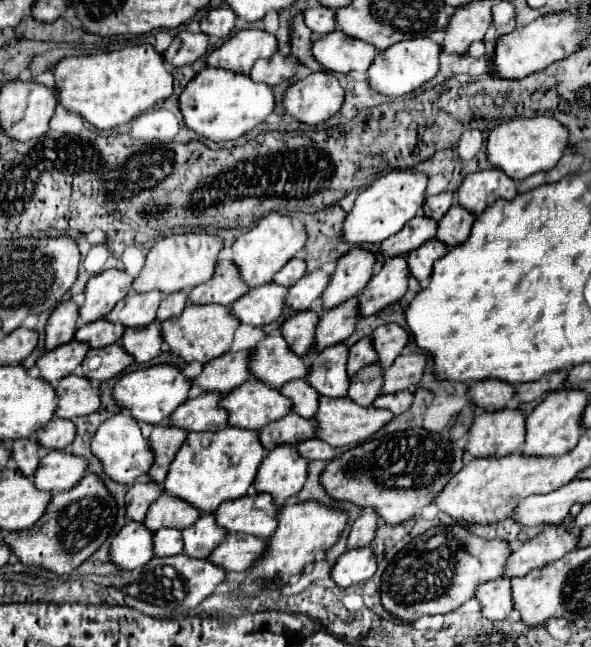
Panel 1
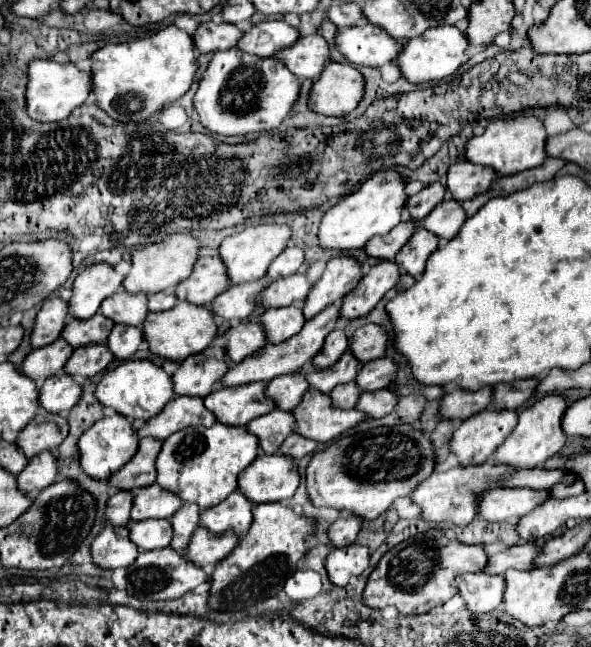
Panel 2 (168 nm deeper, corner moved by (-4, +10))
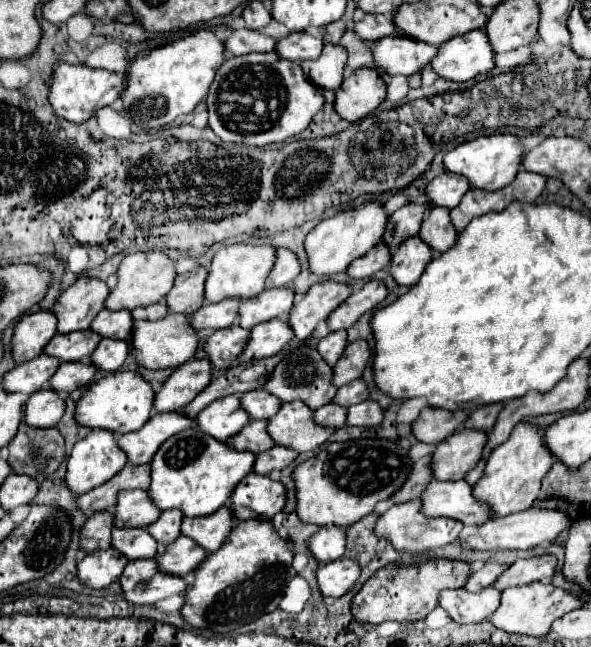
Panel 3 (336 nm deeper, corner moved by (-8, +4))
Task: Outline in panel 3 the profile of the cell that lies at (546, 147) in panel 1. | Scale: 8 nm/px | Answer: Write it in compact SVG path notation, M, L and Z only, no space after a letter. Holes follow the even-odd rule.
M484 135L476 137L472 141L466 141L458 147L454 147L450 153L444 157L444 165L448 171L464 175L472 187L484 189L484 191L496 191L512 183L522 169L522 159L524 159L524 145L518 135Z

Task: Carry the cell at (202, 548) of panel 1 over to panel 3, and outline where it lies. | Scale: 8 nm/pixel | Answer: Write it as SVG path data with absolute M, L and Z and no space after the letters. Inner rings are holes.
M162 511L160 519L148 527L150 535L160 543L160 545L172 545L180 537L180 527L182 527L182 511Z

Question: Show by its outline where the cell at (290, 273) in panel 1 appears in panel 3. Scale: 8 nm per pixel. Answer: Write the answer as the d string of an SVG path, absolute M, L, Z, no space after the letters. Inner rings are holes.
M280 249L276 255L276 265L268 275L266 287L286 287L300 275L300 261L290 249Z

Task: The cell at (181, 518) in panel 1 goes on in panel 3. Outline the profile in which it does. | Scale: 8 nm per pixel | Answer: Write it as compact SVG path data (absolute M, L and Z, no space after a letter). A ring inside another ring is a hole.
M144 489L122 491L116 503L116 527L148 527L160 517L160 509Z

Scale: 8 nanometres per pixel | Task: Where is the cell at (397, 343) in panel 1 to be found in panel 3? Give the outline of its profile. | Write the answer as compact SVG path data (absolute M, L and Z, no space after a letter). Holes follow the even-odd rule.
M364 339L350 343L342 355L342 359L334 365L334 385L342 387L358 377L362 377L366 365L370 363L372 351Z

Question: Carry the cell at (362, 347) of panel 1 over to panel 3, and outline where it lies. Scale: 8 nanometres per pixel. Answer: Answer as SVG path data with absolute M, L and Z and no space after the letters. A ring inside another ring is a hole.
M300 347L298 351L292 351L290 357L284 359L284 363L278 363L278 367L274 369L274 373L270 375L268 383L266 383L266 391L280 397L282 401L304 401L310 409L318 409L326 403L330 403L336 395L336 387L332 383L334 379L334 371L328 363L324 363L324 359L318 355L316 349L312 347Z

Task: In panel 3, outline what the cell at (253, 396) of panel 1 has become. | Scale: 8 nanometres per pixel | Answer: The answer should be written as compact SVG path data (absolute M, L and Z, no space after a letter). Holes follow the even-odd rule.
M230 395L210 403L198 413L196 419L202 431L216 437L218 441L228 441L250 423L250 413L240 407L240 397Z

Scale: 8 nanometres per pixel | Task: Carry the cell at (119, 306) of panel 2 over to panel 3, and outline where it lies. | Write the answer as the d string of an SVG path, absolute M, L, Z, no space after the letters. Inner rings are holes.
M102 309L96 319L90 325L96 333L100 333L102 337L112 337L112 339L126 339L130 341L132 335L132 327L134 327L134 319L132 319L132 311L110 311L110 309Z

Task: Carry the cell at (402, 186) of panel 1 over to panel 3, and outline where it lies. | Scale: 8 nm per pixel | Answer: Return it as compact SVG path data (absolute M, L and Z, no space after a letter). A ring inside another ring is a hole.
M366 201L358 207L338 211L332 217L322 219L306 237L306 253L310 259L310 269L316 275L334 275L340 271L346 271L348 265L366 255L378 241L382 241L382 235L388 227L390 213L386 211L382 201Z

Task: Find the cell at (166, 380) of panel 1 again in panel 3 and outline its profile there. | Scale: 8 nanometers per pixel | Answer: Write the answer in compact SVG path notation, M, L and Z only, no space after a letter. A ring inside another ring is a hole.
M118 371L96 381L76 405L76 419L90 429L110 429L114 433L138 431L154 409L154 391L150 383L134 371Z

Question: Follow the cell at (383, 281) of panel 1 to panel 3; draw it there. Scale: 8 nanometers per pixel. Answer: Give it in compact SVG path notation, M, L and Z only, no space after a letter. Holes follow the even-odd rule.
M370 279L364 283L364 287L354 295L350 295L336 311L330 313L328 317L328 327L332 331L338 329L350 329L364 313L376 309L388 295L388 289L384 281Z

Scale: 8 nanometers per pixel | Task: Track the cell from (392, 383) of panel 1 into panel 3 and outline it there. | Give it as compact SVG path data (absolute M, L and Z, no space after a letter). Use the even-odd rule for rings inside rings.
M354 379L354 383L348 383L344 387L338 389L338 395L334 397L336 403L344 405L344 407L350 407L354 403L362 403L370 397L370 391L368 391L368 385L364 379Z

